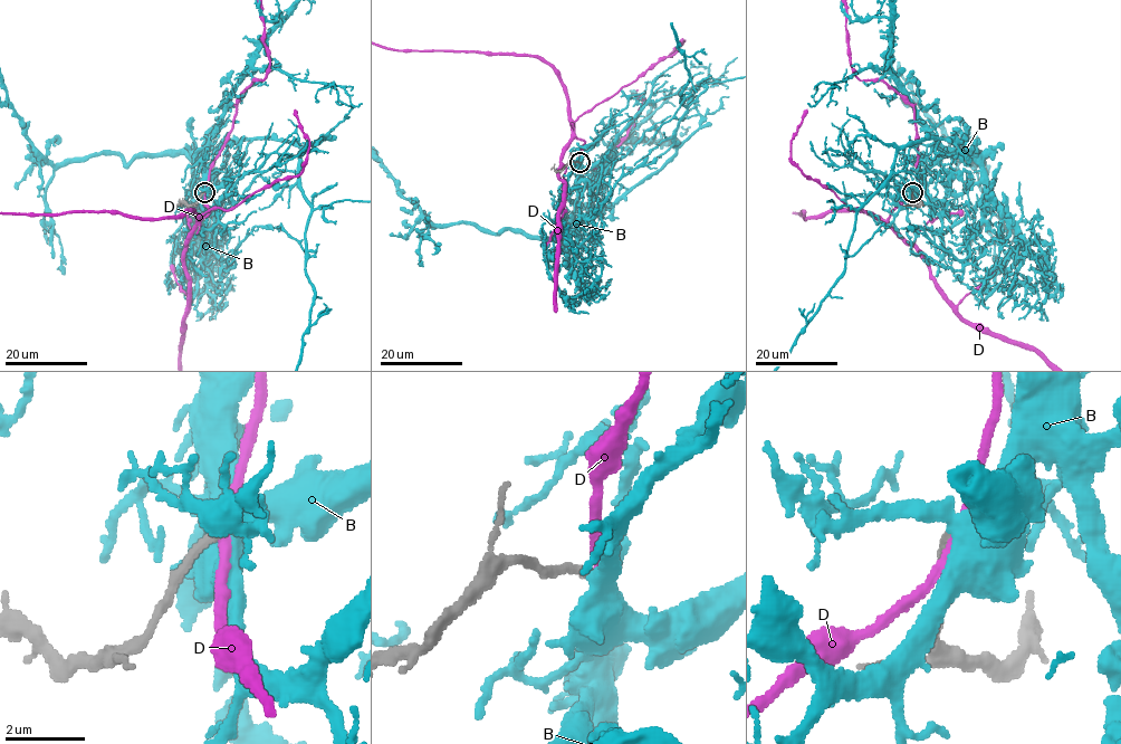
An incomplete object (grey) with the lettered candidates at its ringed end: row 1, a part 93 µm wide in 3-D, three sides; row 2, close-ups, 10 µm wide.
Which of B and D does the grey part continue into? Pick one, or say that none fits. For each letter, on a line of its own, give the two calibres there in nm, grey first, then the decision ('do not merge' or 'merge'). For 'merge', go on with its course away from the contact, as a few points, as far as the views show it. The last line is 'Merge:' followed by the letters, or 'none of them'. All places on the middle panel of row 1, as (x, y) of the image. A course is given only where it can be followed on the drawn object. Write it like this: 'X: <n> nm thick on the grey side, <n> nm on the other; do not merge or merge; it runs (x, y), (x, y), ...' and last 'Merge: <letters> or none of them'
B: 240 nm thick on the grey side, 440 nm on the other; merge
D: 240 nm thick on the grey side, 240 nm on the other; do not merge
Merge: B

